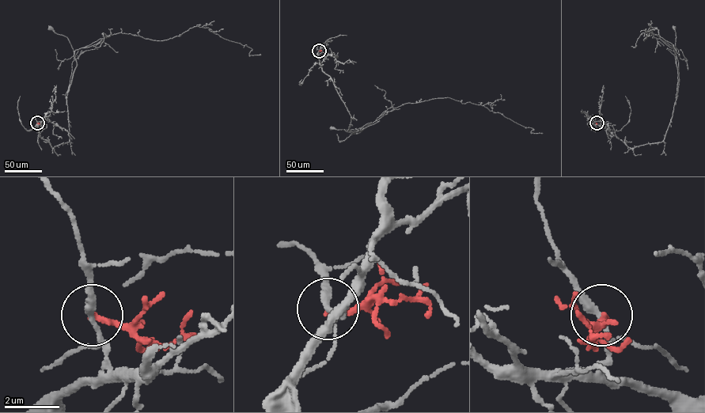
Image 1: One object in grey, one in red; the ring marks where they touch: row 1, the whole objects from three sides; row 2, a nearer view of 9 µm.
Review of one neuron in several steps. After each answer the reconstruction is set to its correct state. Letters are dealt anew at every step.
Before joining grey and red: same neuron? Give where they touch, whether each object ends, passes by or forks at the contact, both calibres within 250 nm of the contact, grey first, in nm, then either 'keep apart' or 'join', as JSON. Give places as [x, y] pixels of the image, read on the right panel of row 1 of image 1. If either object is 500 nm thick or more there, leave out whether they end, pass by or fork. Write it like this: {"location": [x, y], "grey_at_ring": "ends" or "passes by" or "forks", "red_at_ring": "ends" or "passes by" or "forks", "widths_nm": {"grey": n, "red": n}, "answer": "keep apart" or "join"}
{"location": [596, 123], "grey_at_ring": "forks", "red_at_ring": "ends", "widths_nm": {"grey": 180, "red": 190}, "answer": "keep apart"}

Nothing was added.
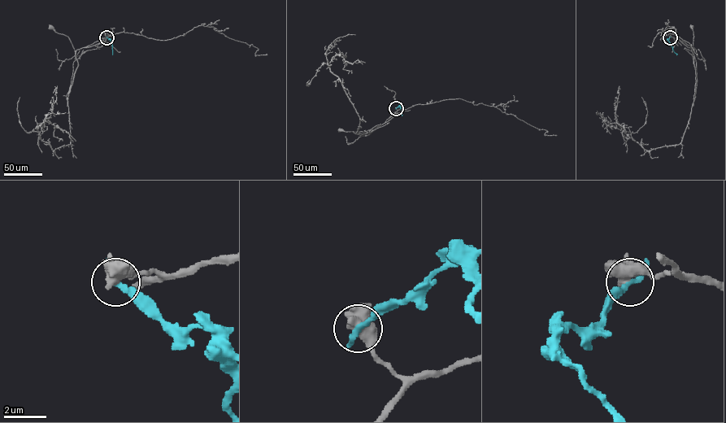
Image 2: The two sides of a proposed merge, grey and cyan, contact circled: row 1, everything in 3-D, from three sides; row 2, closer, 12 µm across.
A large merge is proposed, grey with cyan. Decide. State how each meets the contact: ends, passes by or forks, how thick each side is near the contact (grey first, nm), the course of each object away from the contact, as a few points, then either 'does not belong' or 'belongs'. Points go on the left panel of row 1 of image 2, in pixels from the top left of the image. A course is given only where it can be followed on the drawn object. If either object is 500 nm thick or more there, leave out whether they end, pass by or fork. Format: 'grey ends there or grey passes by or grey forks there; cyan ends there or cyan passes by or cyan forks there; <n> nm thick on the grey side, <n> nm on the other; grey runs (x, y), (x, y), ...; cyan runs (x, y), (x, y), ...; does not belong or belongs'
grey forks there; cyan passes by; 440 nm thick on the grey side, 220 nm on the other; grey runs (106, 37), (76, 52), (67, 37), (50, 28); cyan runs (106, 37), (112, 43), (112, 54); does not belong

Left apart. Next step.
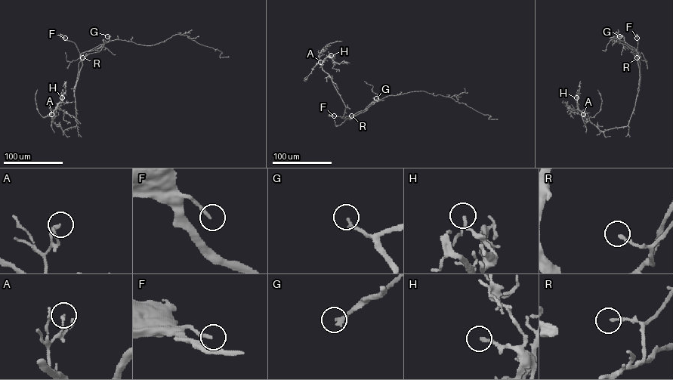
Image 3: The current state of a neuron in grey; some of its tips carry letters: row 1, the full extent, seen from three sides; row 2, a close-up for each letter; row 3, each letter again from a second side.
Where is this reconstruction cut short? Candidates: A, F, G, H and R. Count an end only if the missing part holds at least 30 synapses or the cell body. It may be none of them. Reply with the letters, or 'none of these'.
G

